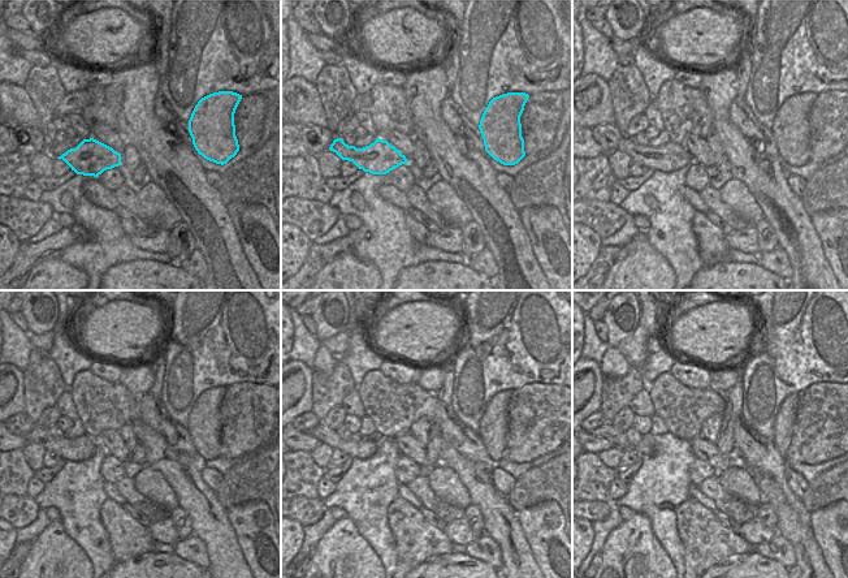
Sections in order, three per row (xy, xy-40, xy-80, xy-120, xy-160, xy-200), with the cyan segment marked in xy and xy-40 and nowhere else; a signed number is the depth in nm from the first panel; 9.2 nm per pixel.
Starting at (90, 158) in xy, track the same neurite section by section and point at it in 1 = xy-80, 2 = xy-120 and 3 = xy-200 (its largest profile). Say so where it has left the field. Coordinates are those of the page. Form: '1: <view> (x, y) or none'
1: xy-80 (669, 158)
2: xy-120 (81, 448)
3: xy-200 (608, 431)

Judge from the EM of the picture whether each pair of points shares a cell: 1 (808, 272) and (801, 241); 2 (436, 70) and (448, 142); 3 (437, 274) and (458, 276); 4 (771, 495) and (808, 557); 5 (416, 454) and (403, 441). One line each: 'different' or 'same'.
1: same
2: same
3: same
4: same
5: same

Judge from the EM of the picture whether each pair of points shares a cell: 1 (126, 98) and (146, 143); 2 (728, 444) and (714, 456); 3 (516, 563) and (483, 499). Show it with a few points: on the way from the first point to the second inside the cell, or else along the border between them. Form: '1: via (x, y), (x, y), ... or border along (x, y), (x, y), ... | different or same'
1: via (134, 110), (137, 121), (145, 132) | same
2: border along (714, 443), (725, 454), (732, 456) | different
3: via (515, 547), (511, 535), (500, 522), (498, 514) | same

